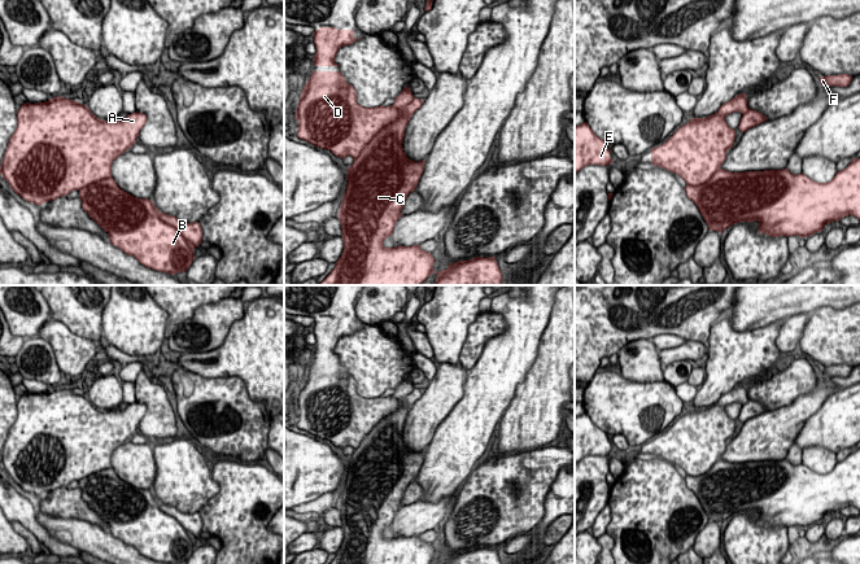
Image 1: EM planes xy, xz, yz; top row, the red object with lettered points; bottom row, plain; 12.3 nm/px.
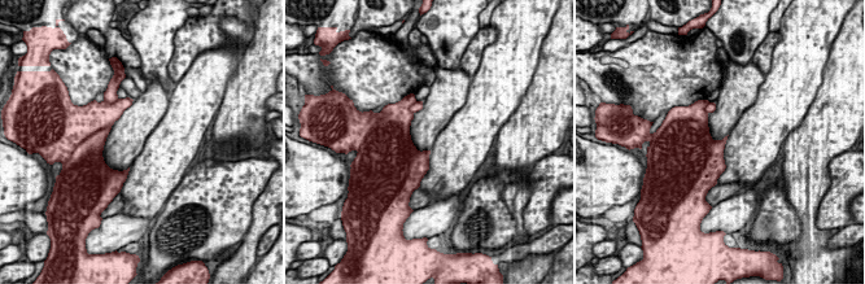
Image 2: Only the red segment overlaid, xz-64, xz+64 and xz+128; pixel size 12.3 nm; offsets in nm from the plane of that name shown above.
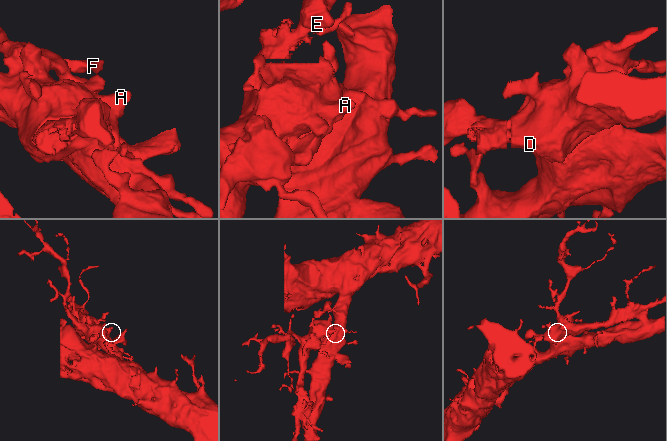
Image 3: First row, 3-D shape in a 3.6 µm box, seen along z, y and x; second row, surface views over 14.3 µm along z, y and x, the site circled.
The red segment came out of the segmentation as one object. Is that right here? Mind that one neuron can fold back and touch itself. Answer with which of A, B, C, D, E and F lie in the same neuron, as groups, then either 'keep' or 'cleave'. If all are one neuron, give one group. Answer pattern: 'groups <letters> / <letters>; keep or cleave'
groups A D E F / B C; cleave

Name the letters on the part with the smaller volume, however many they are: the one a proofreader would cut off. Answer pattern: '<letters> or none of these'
A, D, E, F

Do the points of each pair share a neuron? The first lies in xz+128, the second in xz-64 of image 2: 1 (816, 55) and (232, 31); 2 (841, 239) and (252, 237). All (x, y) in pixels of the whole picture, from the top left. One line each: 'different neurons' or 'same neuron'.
1: same neuron
2: different neurons

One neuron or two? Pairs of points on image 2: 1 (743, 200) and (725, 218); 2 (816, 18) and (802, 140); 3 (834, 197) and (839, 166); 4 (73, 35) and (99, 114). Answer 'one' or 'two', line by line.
1: one
2: two
3: one
4: one

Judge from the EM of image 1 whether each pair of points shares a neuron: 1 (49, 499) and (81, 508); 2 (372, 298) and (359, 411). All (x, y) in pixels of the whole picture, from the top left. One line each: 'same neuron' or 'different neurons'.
1: same neuron
2: different neurons

